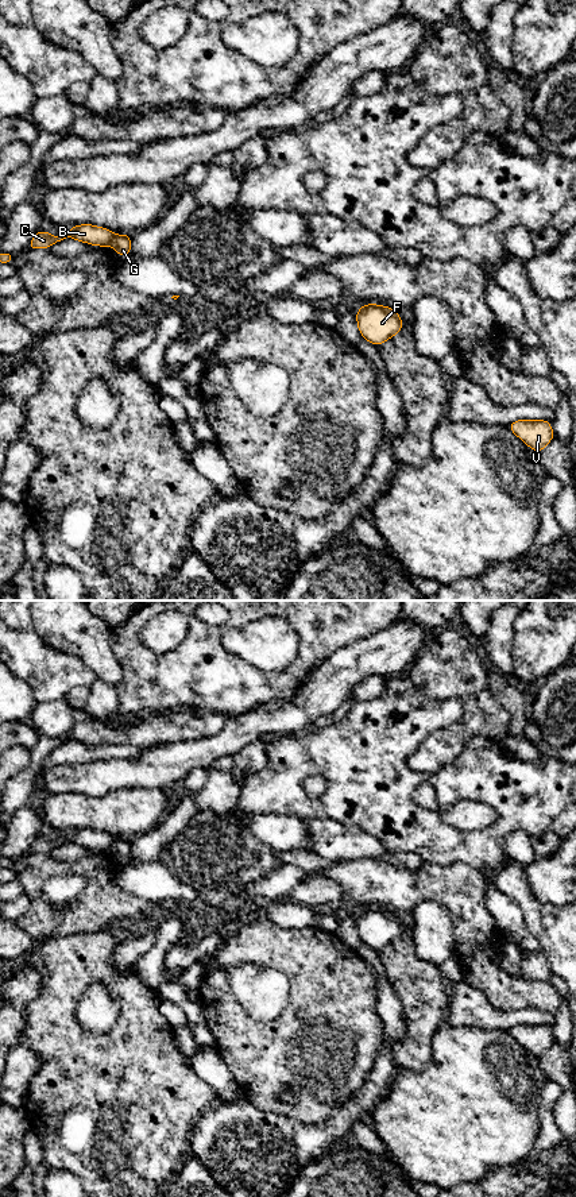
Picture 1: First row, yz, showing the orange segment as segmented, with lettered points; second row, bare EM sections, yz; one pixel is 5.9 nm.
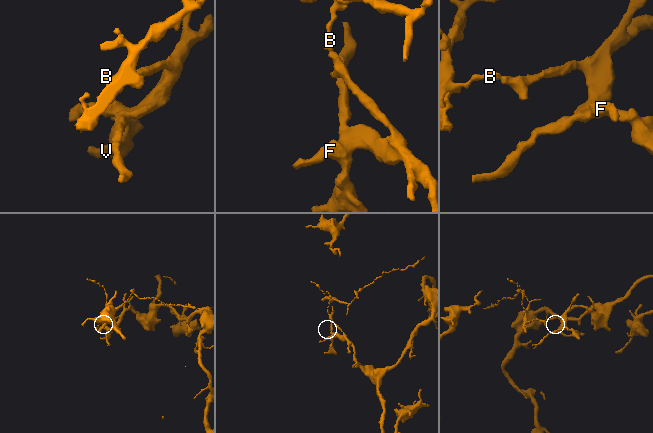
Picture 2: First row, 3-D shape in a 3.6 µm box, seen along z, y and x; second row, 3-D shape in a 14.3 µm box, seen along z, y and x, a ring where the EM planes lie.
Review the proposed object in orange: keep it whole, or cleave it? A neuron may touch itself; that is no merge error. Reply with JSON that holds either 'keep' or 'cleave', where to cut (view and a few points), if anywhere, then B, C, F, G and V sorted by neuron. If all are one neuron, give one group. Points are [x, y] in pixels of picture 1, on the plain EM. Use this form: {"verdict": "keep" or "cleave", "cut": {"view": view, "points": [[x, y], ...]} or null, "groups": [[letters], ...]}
{"verdict": "cleave", "cut": {"view": "yz", "points": [[115, 840], [109, 848]]}, "groups": [["B", "C"], ["F", "G", "V"]]}

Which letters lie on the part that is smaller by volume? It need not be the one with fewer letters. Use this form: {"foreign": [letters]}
{"foreign": ["B", "C"]}

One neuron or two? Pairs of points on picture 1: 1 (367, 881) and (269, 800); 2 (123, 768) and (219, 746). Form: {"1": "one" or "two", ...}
{"1": "two", "2": "one"}

